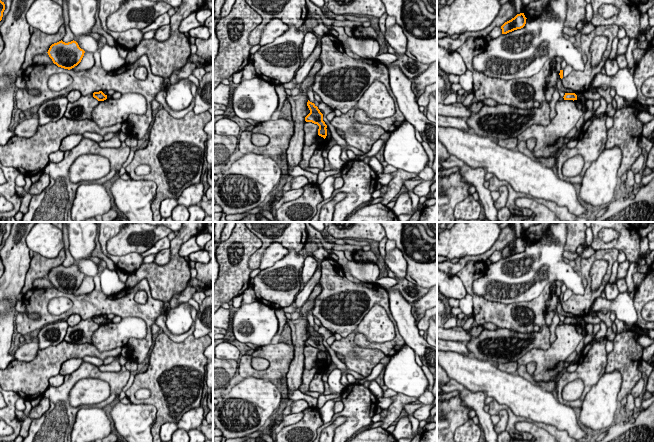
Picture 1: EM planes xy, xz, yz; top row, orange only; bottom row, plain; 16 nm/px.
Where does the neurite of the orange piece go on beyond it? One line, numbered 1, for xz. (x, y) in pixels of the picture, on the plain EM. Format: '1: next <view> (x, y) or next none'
1: next none

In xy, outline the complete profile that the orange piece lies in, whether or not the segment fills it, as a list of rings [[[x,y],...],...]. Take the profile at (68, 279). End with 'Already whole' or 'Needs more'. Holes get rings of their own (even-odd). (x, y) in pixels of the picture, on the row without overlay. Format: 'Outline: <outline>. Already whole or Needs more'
Outline: [[[61,264],[52,268],[47,277],[58,291],[70,294],[81,286],[85,275],[74,264],[68,267]]]. Already whole

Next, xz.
Outline: [[[309,324],[307,326],[307,330],[310,337],[305,341],[305,345],[317,348],[319,350],[318,359],[325,363],[327,360],[327,349],[323,345],[323,338],[320,336],[318,331]]]. Already whole

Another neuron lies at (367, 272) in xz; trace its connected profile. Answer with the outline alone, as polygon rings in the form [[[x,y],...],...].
[[[355,260],[348,261],[346,264],[337,261],[341,268],[347,271],[352,277],[358,279],[362,283],[376,283],[380,274],[380,268],[373,262],[357,262]]]

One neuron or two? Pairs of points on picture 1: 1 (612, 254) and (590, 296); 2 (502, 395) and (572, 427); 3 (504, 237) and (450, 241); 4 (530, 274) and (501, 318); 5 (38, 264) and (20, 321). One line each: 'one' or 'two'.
1: one
2: one
3: two
4: two
5: two

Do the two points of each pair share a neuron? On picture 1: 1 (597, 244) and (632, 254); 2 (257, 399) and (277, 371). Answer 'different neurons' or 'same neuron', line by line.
1: same neuron
2: different neurons

